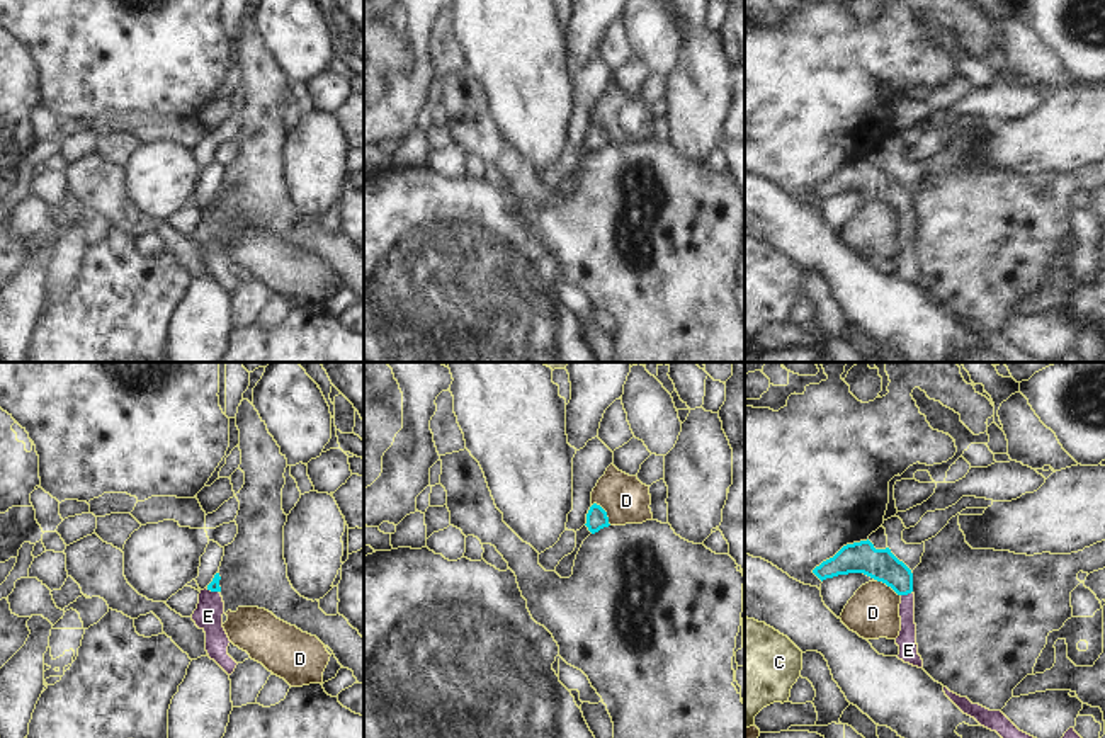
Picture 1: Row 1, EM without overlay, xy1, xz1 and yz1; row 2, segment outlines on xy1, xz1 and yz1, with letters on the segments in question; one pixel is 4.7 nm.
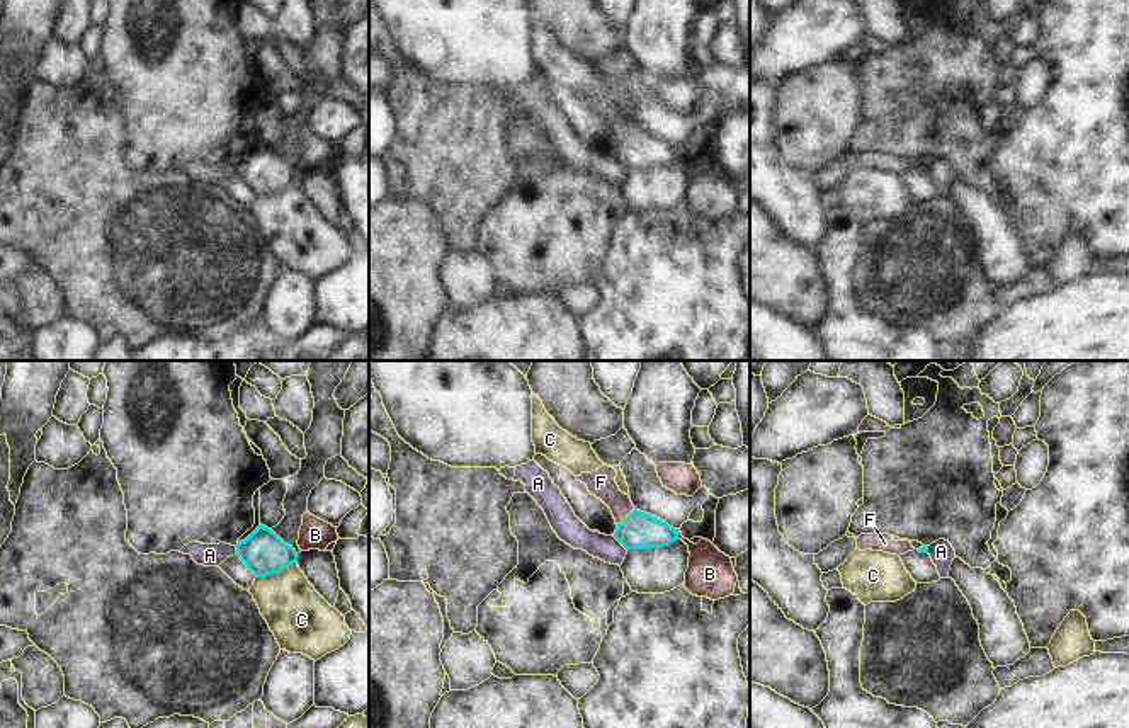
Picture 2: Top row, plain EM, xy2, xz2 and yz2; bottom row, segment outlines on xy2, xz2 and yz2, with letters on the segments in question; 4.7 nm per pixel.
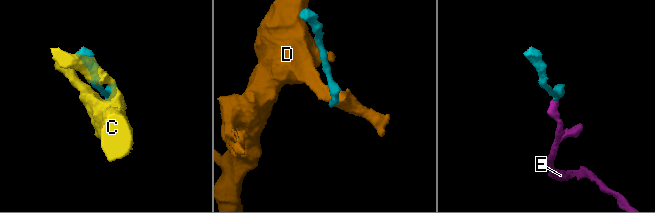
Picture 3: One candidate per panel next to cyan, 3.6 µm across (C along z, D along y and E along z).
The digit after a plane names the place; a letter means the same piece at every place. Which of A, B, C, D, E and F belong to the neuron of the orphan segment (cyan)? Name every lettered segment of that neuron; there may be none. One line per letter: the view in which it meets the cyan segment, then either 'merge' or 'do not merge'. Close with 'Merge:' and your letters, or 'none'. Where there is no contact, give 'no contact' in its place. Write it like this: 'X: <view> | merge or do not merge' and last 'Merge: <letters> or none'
A: xz2 | do not merge
B: xz2 | do not merge
C: xy2 | do not merge
D: xz1 | do not merge
E: yz1 | merge
F: xz2 | merge
Merge: E, F

